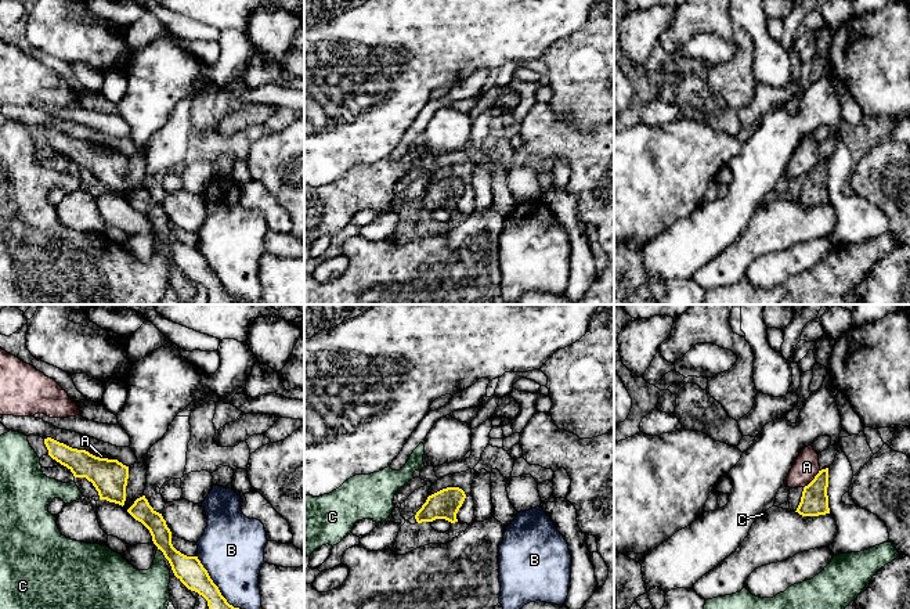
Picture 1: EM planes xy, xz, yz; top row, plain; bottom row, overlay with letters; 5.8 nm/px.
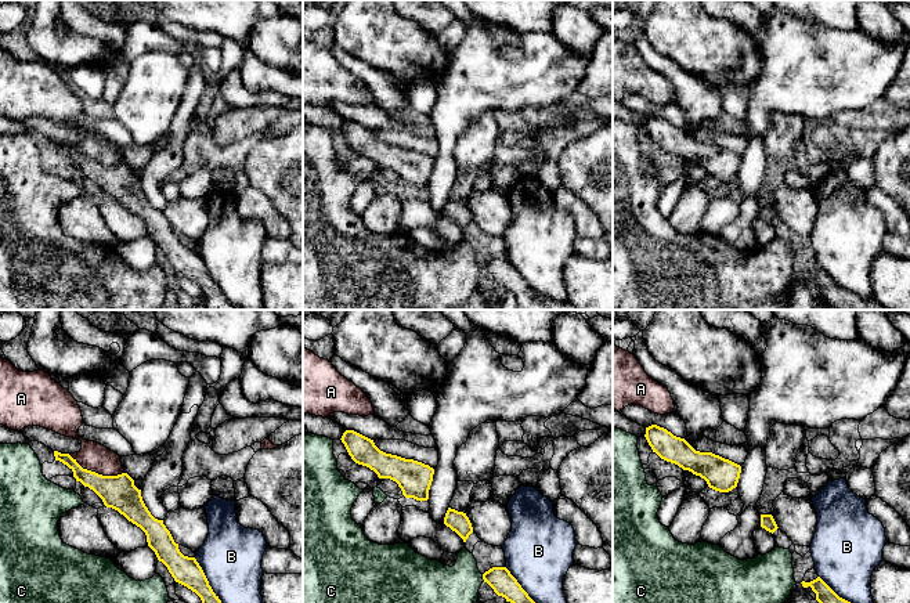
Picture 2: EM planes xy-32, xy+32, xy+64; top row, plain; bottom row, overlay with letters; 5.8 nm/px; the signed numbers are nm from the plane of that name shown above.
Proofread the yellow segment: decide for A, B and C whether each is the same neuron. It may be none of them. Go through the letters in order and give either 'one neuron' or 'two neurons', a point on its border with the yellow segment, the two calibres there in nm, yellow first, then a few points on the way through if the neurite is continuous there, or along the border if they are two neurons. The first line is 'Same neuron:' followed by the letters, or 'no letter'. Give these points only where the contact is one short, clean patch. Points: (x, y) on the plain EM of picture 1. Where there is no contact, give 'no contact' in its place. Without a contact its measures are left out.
Same neuron: no letter
A: two neurons; meets yellow in yz at (813, 169); 160 nm thick on the yellow side, 150 nm on the other
B: two neurons; meets yellow in xy at (223, 287); 160 nm thick on the yellow side, 360 nm on the other
C: two neurons; meets yellow in xy at (163, 244); 160 nm thick on the yellow side, 280 nm on the other; border along xy (158, 238), (166, 248)

